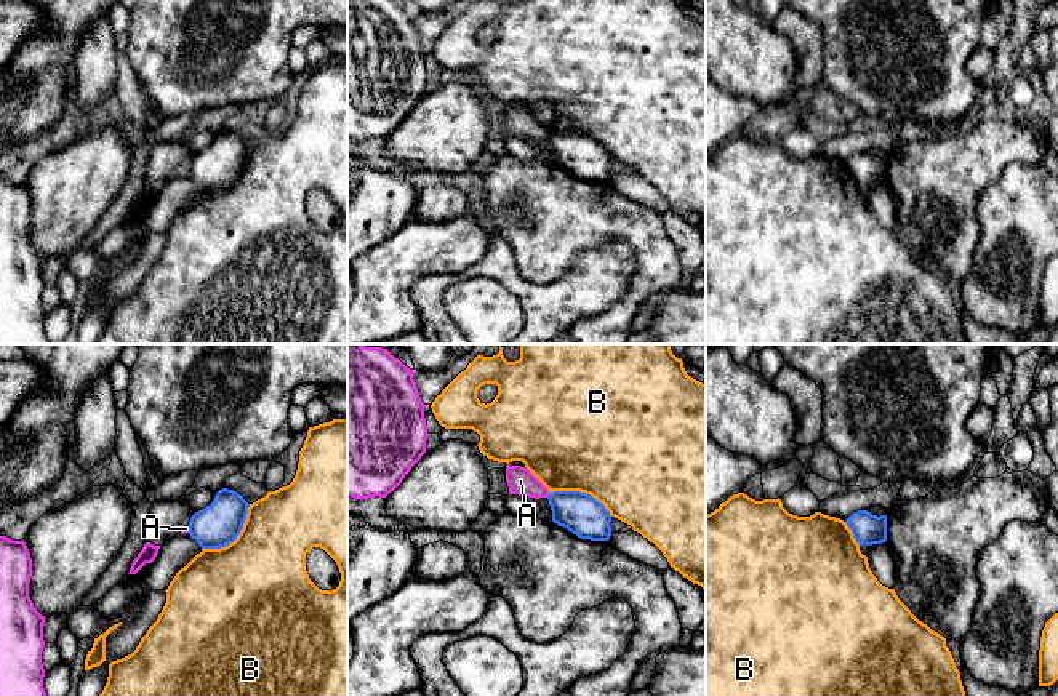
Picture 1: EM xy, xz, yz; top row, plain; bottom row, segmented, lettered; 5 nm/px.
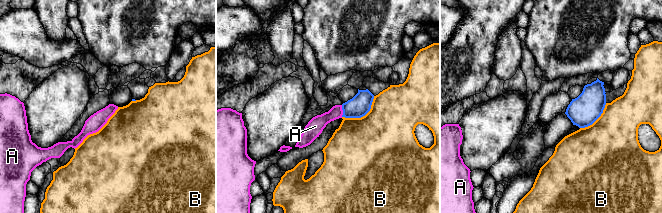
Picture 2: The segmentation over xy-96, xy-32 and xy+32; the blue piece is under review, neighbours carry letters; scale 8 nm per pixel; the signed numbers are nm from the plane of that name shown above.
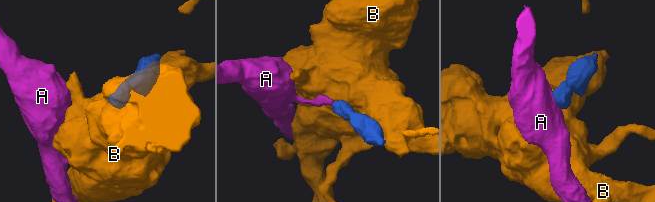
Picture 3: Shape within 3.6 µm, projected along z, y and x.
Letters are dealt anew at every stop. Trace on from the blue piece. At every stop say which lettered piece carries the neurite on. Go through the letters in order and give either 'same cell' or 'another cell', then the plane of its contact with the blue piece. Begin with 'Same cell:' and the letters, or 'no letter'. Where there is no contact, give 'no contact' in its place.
Same cell: no letter
A: another cell; meets blue in xz
B: another cell; meets blue in xy

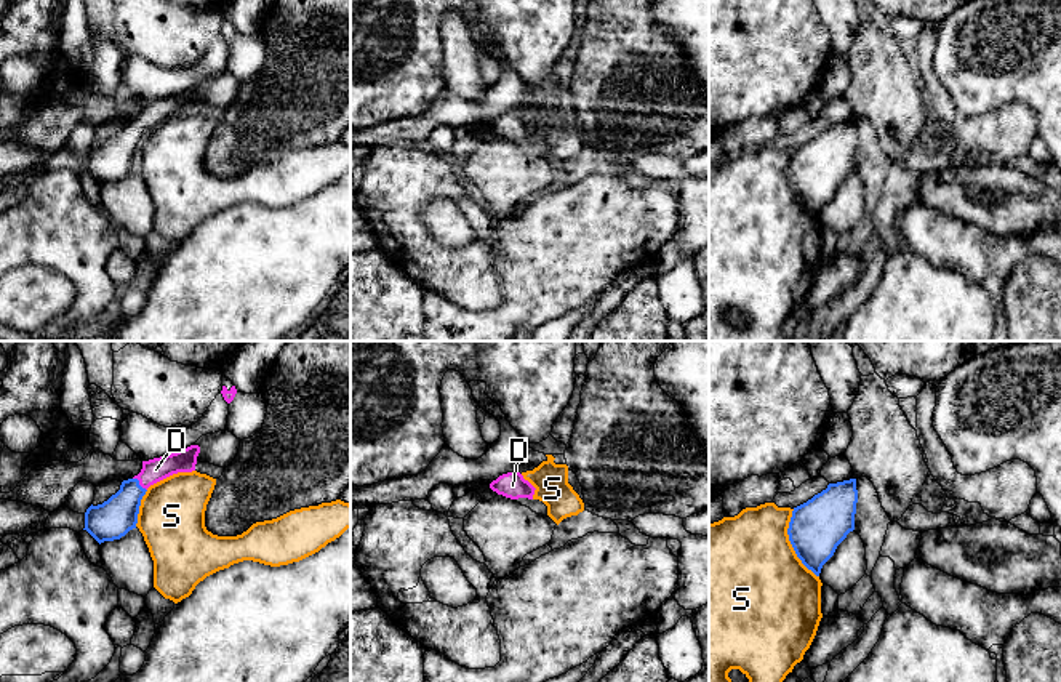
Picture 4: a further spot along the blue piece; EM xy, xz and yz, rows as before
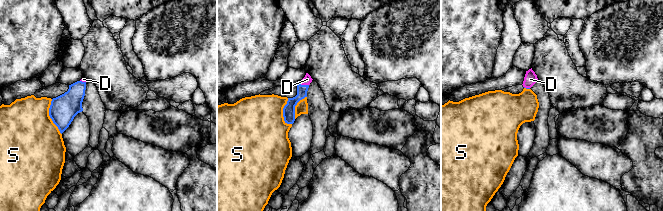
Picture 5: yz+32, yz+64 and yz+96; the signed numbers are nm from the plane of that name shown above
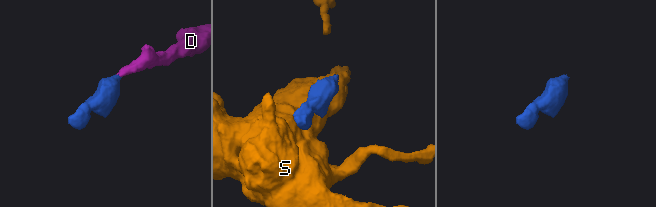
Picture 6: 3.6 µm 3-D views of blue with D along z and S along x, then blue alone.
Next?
Same cell: D
D: same cell; meets blue in xy
S: another cell; meets blue in yz

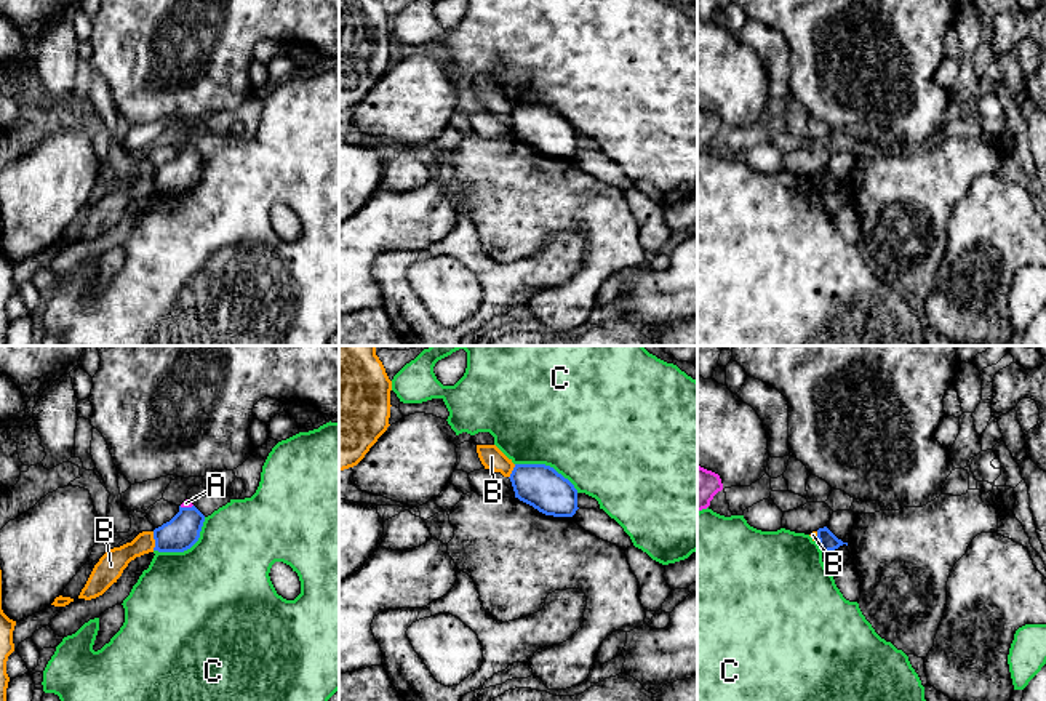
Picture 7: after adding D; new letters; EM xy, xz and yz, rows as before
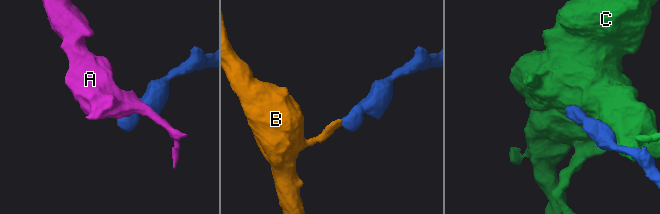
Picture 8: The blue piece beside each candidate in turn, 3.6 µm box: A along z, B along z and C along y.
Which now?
Same cell: no letter
A: another cell; meets blue in xy
B: another cell; meets blue in xy
C: another cell; meets blue in xy

